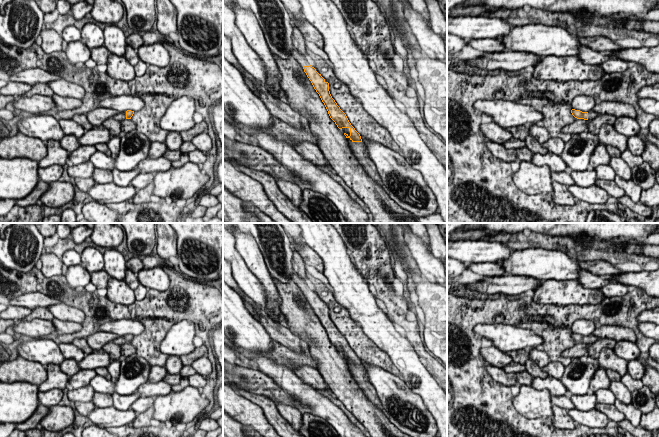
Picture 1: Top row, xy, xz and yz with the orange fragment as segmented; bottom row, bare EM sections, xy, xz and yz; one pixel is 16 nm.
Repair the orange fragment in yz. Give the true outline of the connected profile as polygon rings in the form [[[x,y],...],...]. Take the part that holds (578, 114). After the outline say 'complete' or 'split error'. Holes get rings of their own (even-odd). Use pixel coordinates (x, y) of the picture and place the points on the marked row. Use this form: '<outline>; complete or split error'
[[[572,109],[571,113],[576,119],[584,119],[589,121],[595,119],[599,115],[594,111],[582,112],[580,110],[575,110],[575,109]]]; split error

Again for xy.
[[[127,110],[127,111],[121,112],[121,113],[119,112],[115,116],[113,116],[112,118],[121,122],[121,121],[126,120],[126,119],[131,119],[133,114],[134,114],[134,111]]]; split error

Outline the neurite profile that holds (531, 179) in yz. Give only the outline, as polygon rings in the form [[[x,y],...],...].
[[[521,161],[519,169],[513,173],[516,187],[527,195],[536,195],[542,192],[552,192],[551,170],[548,166],[536,166],[531,161]]]

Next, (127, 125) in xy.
[[[126,119],[126,120],[121,121],[121,131],[122,132],[128,133],[133,130],[136,130],[136,125],[132,120]]]

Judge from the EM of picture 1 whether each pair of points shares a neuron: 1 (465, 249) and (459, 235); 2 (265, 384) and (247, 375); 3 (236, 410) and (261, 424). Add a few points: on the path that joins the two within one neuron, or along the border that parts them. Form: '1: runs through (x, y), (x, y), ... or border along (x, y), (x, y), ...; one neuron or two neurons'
1: border along (480, 238), (457, 241); two neurons
2: runs through (261, 384), (251, 379); one neuron
3: runs through (242, 410), (255, 418); one neuron

